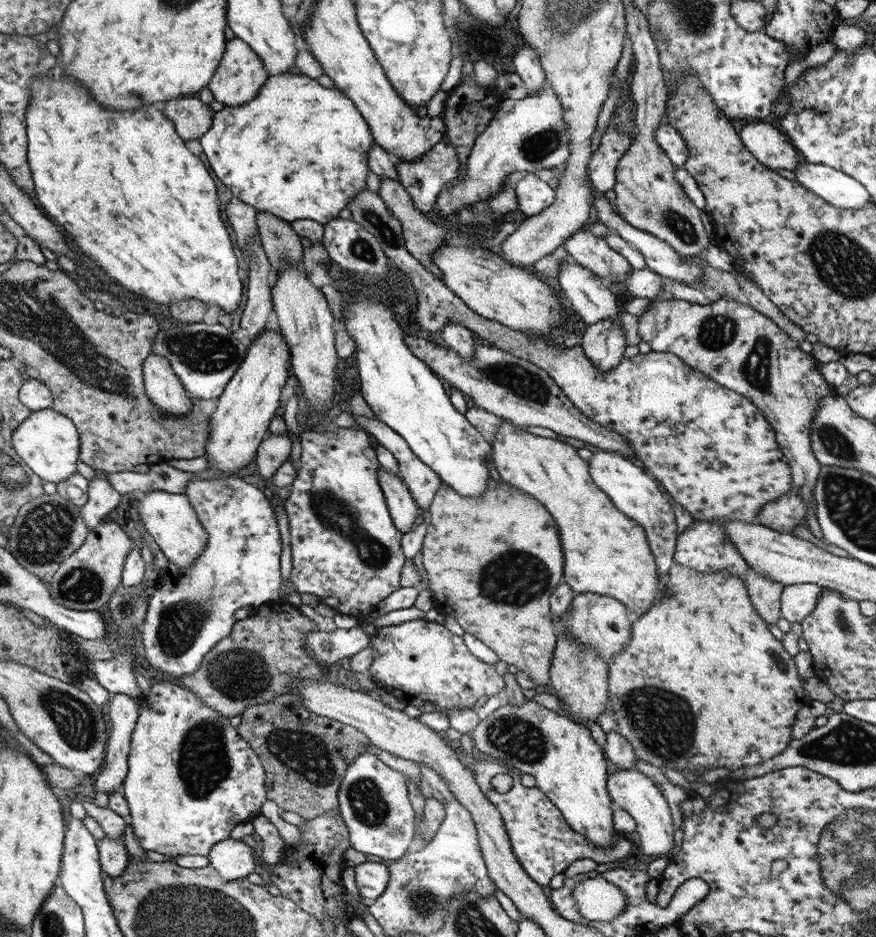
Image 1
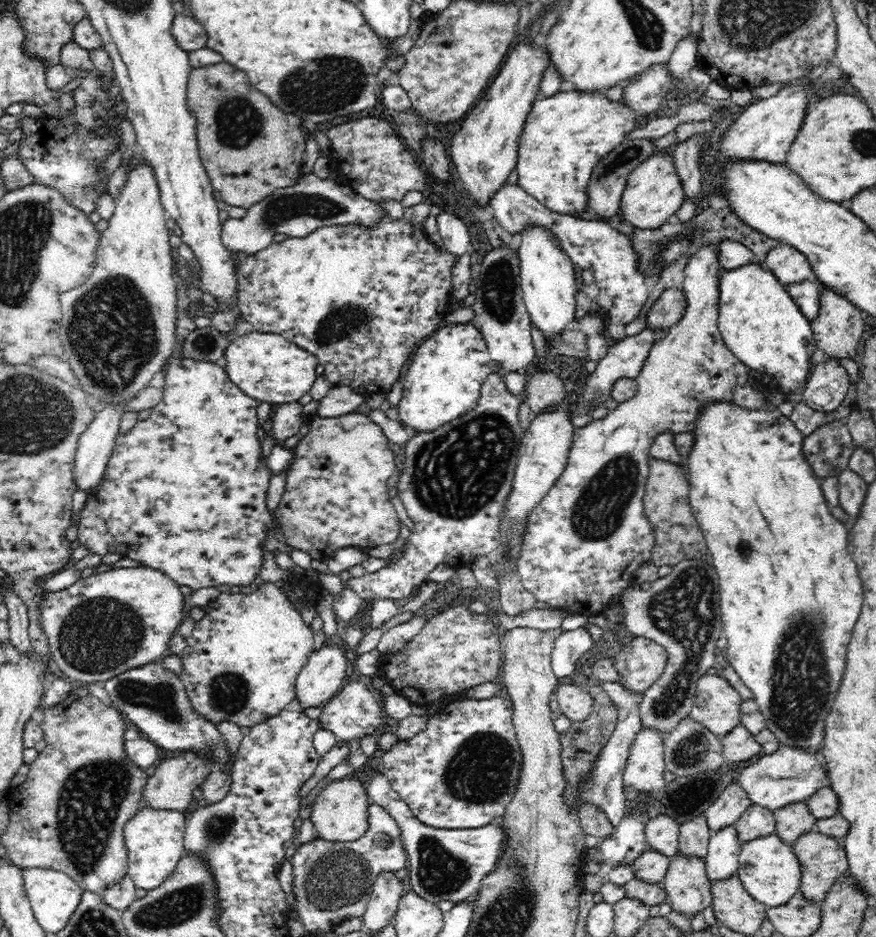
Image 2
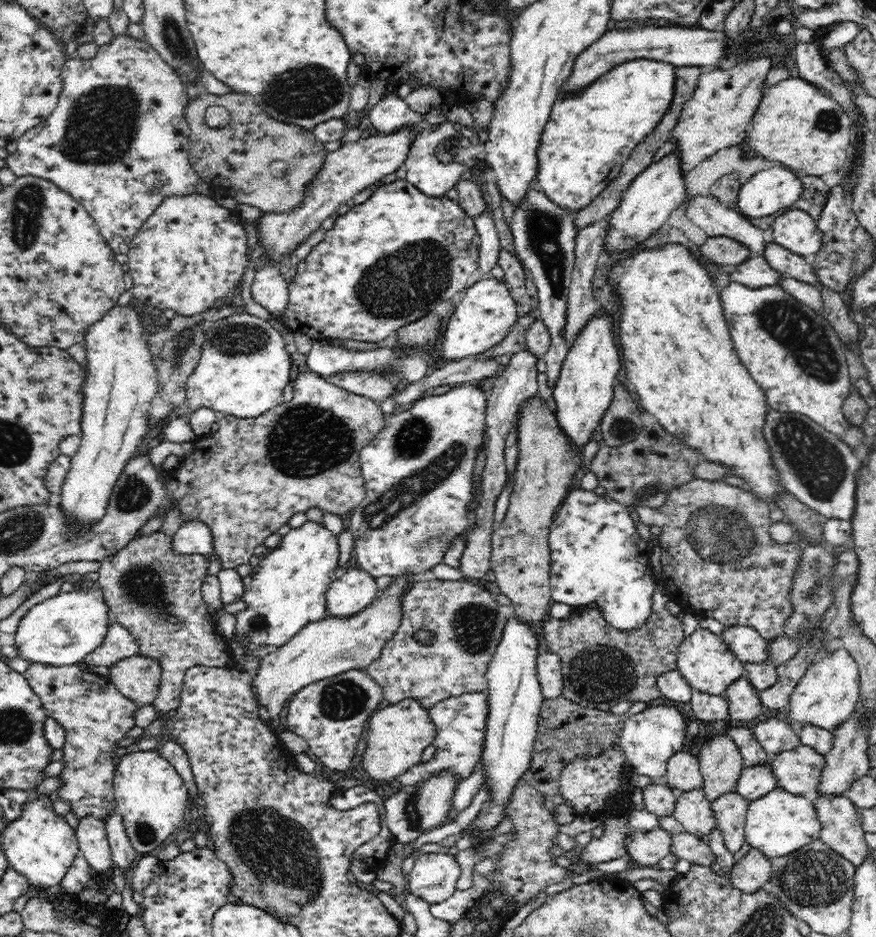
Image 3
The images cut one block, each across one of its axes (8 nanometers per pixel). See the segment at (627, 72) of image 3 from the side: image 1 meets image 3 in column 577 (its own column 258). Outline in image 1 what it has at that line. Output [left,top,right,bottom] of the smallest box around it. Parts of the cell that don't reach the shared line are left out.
[199,71,374,224]

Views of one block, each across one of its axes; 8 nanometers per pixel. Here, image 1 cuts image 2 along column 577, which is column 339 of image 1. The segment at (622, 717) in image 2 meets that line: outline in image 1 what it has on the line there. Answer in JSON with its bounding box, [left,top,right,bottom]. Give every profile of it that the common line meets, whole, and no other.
[338,751,415,863]

